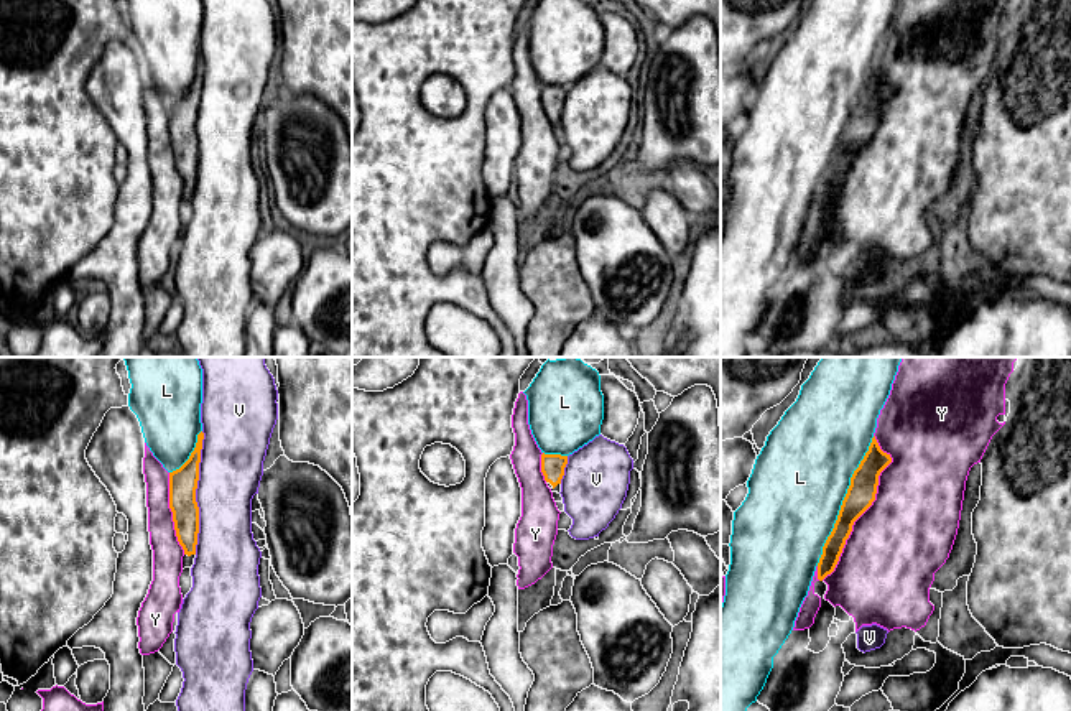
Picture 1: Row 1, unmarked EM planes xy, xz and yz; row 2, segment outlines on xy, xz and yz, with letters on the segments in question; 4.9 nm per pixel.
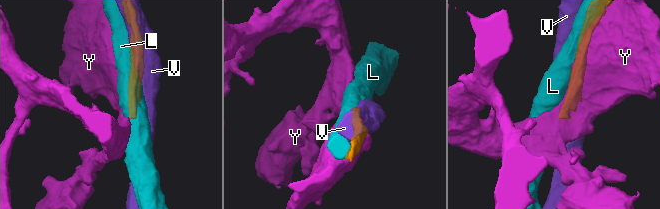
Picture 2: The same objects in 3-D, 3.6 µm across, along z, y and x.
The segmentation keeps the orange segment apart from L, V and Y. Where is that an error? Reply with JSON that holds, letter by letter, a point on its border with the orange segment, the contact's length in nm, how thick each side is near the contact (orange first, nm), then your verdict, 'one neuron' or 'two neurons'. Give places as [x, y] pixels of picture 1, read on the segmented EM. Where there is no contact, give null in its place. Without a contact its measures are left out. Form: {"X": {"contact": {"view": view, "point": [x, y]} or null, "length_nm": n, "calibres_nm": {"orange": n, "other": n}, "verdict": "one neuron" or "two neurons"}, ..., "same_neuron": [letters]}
{"L": {"contact": {"view": "yz", "point": [843, 501]}, "length_nm": 700, "calibres_nm": {"orange": 140, "other": 460}, "verdict": "two neurons"}, "V": {"contact": {"view": "xy", "point": [194, 492]}, "length_nm": 600, "calibres_nm": {"orange": 140, "other": 320}, "verdict": "two neurons"}, "Y": {"contact": {"view": "yz", "point": [866, 509]}, "length_nm": 750, "calibres_nm": {"orange": 140, "other": 460}, "verdict": "two neurons"}, "same_neuron": []}

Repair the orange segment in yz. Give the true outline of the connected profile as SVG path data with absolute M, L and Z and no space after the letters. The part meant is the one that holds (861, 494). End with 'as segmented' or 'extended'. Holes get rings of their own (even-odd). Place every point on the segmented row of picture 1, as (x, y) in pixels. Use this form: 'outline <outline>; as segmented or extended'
outline M875 439L869 446L864 459L851 477L851 486L842 500L837 520L828 537L818 563L818 579L831 574L839 561L846 540L852 532L854 522L872 505L877 494L879 476L892 462L890 454L883 453Z; as segmented

